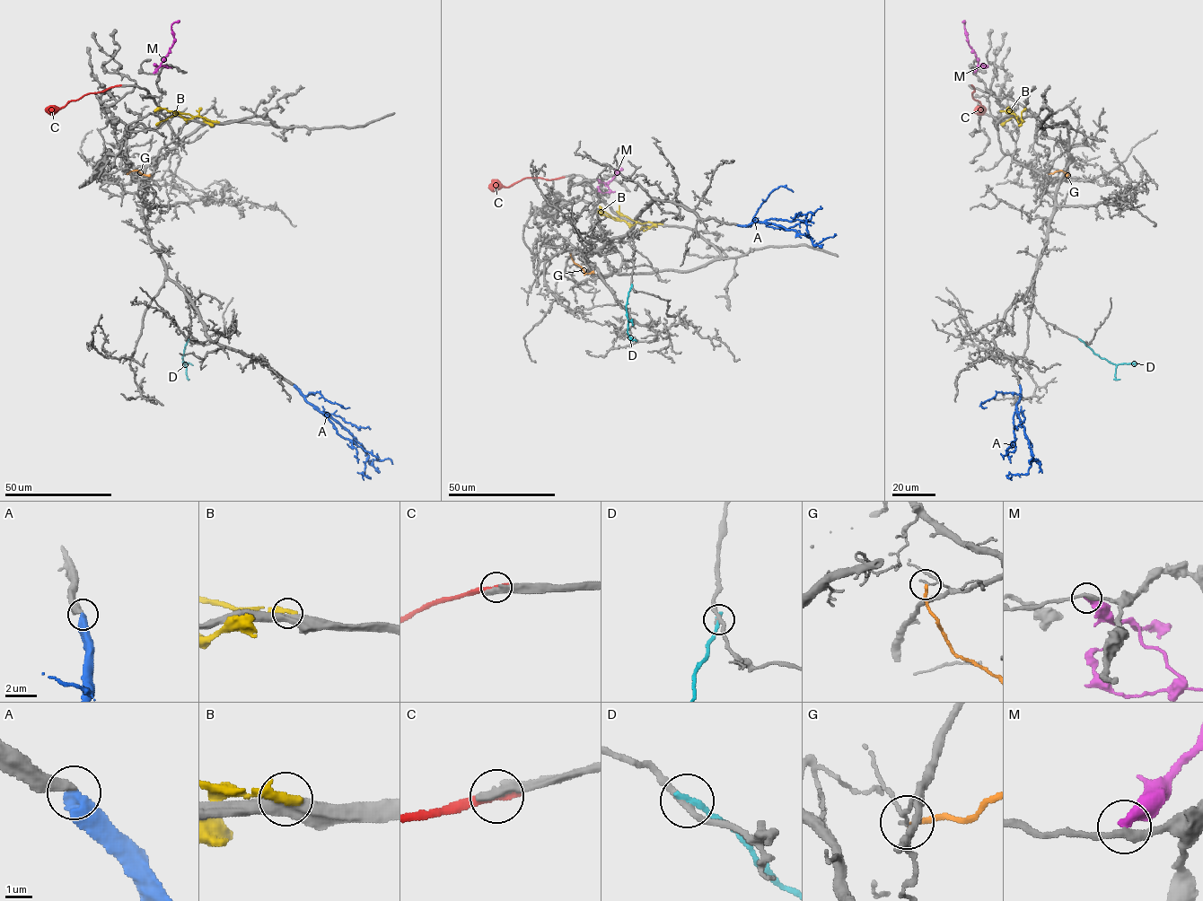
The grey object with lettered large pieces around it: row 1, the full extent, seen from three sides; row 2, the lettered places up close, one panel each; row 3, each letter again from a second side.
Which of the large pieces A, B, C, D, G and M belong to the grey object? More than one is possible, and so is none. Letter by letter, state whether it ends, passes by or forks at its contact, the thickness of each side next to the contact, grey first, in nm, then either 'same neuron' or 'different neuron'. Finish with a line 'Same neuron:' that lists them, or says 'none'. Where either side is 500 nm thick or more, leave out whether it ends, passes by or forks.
A: calibres 400 and 550 nm; same neuron
B: calibres 500 and 380 nm; different neuron
C: it ends; calibres 480 and 360 nm; different neuron
D: it ends; calibres 240 and 280 nm; different neuron
G: it ends; calibres 90 and 200 nm; different neuron
M: it ends; calibres 260 and 360 nm; different neuron
Same neuron: A

